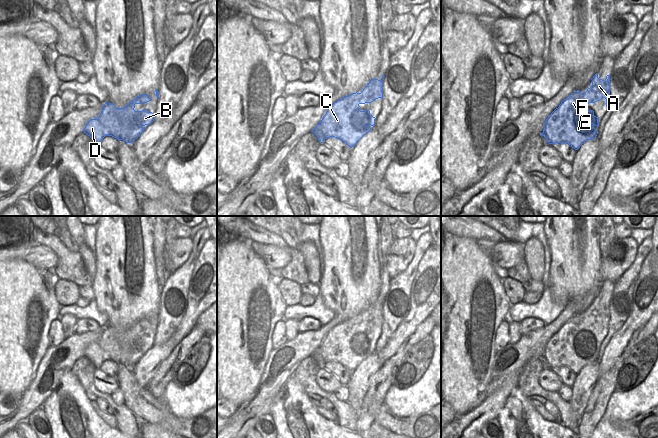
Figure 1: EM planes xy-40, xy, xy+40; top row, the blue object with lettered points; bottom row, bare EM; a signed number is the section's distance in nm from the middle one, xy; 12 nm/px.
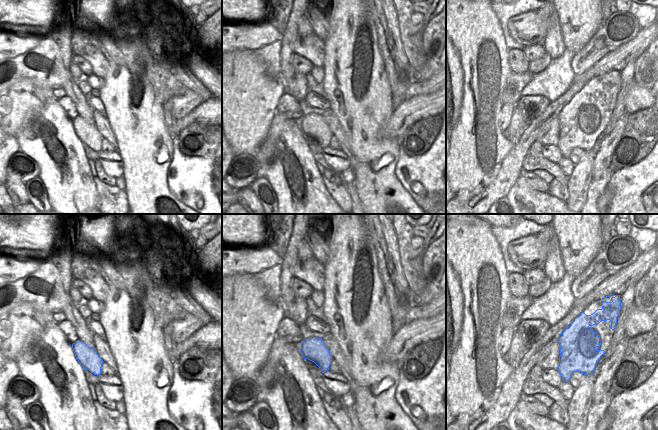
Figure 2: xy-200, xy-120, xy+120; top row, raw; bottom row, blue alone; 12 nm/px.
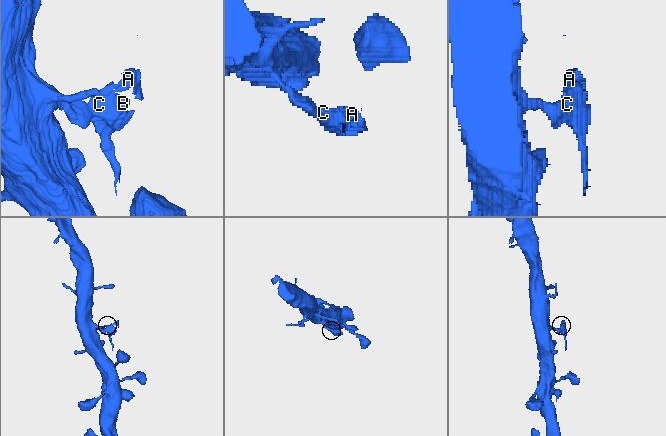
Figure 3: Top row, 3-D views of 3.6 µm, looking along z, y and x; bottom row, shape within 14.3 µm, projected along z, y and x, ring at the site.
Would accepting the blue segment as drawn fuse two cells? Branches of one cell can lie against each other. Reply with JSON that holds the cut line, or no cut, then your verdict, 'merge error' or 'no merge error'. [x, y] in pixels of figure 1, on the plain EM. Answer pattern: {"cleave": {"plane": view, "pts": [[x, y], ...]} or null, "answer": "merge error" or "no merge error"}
{"cleave": {"plane": "xy-40", "pts": [[97, 343], [106, 359]]}, "answer": "merge error"}

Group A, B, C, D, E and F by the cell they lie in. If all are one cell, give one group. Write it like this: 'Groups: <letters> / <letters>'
Groups: A B C E F / D.

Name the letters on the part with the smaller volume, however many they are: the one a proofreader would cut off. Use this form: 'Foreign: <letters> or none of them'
Foreign: A, B, C, E, F.

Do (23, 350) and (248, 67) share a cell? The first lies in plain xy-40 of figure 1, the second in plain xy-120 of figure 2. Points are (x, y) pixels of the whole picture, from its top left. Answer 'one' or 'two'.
one

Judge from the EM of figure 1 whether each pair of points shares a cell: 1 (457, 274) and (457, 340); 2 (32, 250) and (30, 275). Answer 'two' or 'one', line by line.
1: one
2: two

